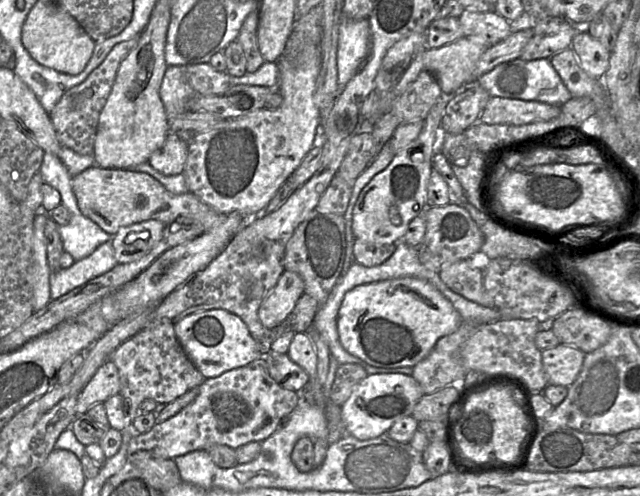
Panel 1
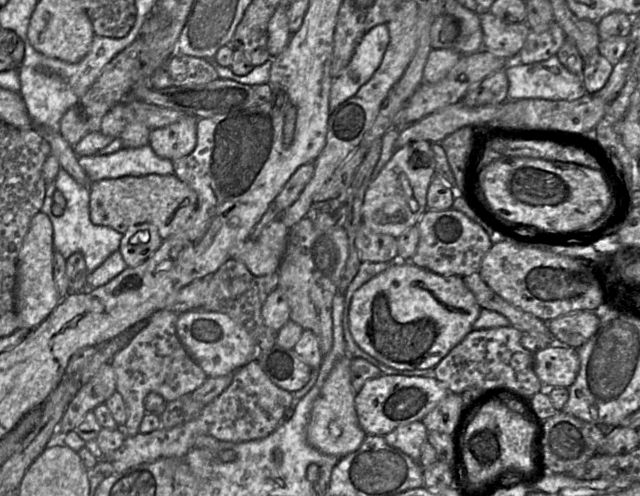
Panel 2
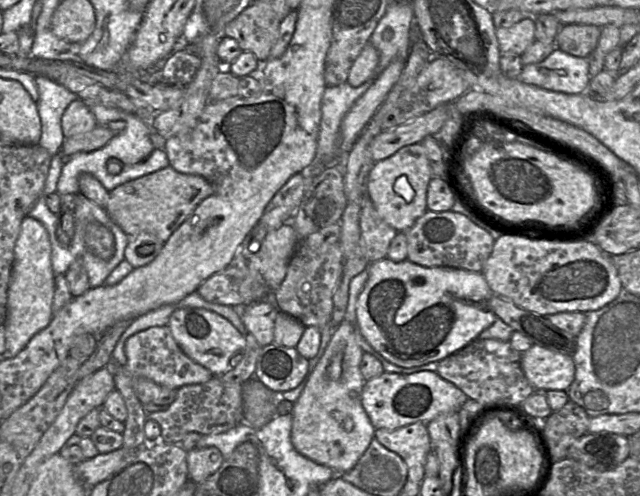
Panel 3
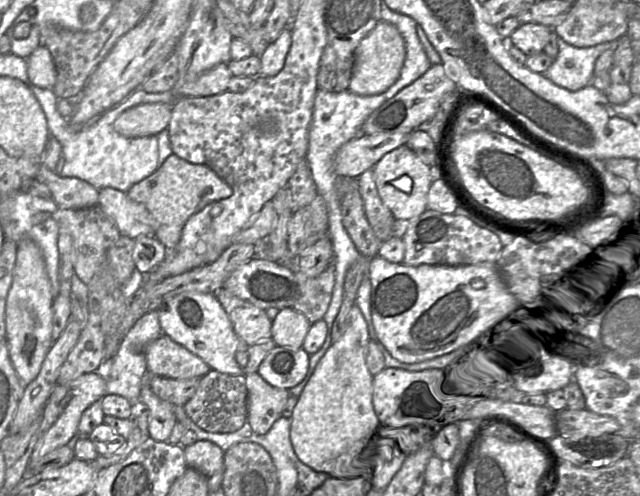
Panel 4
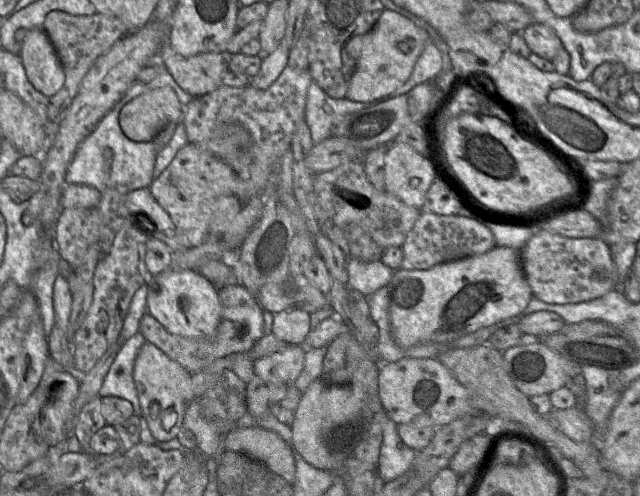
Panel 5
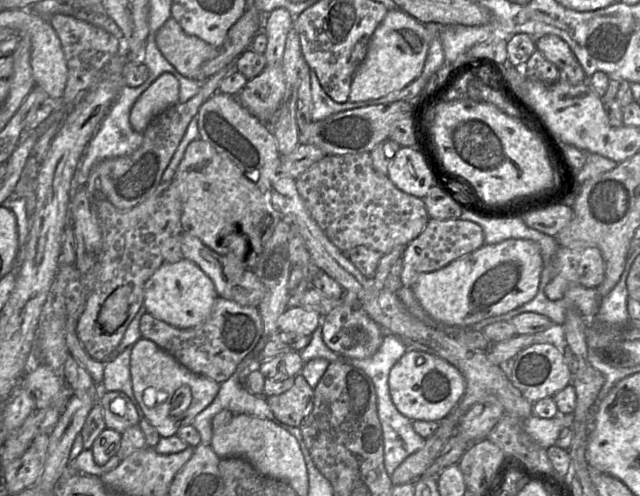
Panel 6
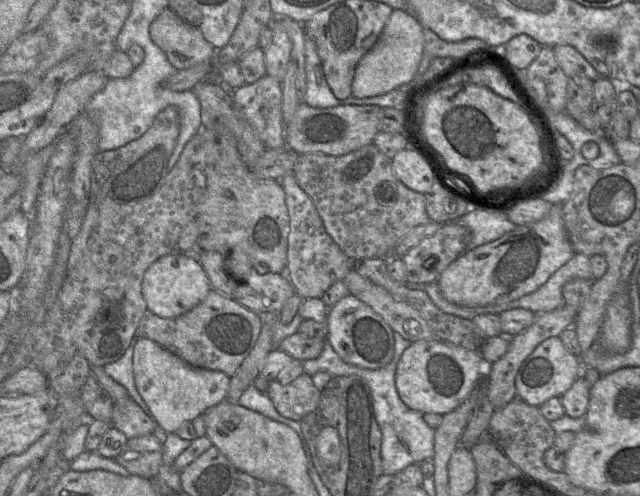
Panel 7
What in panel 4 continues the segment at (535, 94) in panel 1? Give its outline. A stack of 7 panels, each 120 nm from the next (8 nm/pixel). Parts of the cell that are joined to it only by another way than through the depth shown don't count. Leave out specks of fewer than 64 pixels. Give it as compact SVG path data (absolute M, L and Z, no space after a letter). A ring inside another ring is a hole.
M558 37L557 44L559 51L556 59L544 73L540 74L569 91L578 91L590 85L597 58L608 49L615 51L615 42L577 48Z

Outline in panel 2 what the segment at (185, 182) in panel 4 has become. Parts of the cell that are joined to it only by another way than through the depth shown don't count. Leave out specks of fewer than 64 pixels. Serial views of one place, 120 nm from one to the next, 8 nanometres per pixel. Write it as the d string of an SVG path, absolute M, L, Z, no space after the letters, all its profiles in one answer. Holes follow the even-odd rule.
M175 174L122 176L90 183L90 219L96 225L110 227L122 235L133 225L154 225L163 240L181 230L195 211L197 193Z

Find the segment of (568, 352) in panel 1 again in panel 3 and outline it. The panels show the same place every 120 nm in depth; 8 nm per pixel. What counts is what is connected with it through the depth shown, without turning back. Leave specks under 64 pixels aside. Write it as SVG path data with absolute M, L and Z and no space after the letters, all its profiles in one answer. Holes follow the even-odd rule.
M532 345L521 354L522 370L536 391L567 391L575 378L573 355Z

